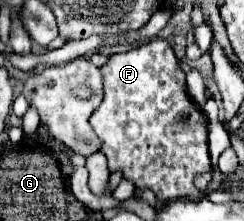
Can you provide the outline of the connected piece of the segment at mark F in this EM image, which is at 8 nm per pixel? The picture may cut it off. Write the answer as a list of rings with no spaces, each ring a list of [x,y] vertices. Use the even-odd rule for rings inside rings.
[[[152,40],[136,50],[114,54],[106,66],[102,66],[106,94],[100,108],[92,114],[90,124],[102,140],[102,152],[108,158],[110,172],[122,170],[124,178],[132,180],[138,188],[154,190],[160,202],[172,200],[200,200],[202,194],[194,186],[194,176],[206,172],[210,164],[208,152],[208,122],[202,110],[186,96],[186,74],[178,66],[178,60],[166,40]]]

